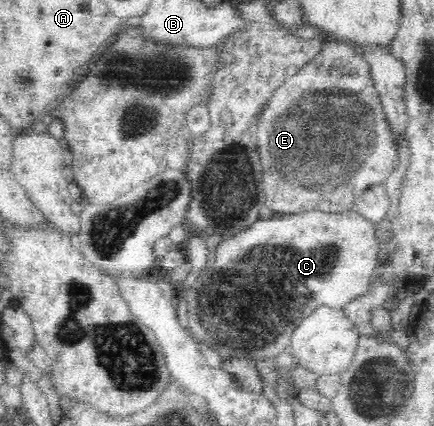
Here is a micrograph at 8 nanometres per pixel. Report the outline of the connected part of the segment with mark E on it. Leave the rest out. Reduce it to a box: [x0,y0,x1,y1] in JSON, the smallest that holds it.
[259,43,404,215]

